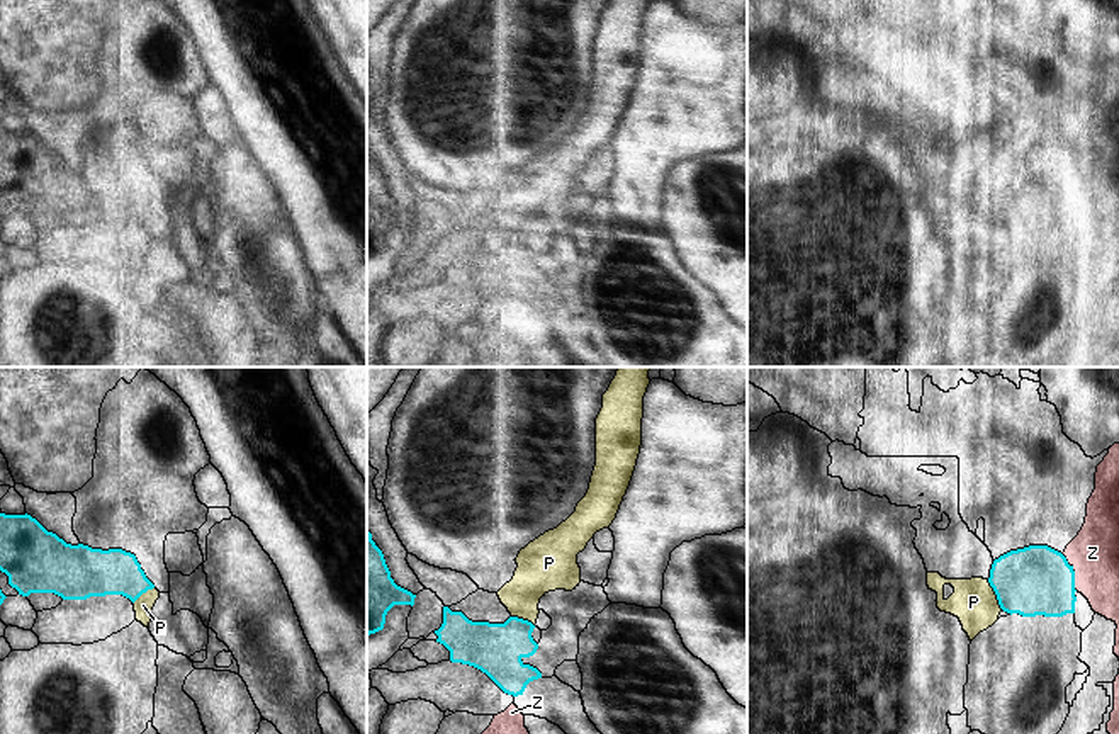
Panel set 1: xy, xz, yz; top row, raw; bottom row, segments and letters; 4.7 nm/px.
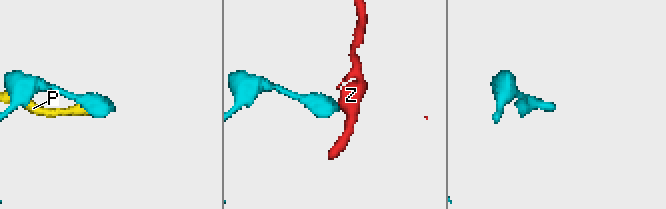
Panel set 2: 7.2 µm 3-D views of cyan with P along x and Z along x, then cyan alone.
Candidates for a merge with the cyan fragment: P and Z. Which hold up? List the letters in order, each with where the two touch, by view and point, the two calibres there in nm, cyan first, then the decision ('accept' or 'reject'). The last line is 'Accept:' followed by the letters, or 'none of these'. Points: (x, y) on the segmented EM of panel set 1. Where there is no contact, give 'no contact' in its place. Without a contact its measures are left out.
P: yz (995, 593) | 320/220 nm | reject
Z: yz (1074, 573) | 320/240 nm | reject
Accept: none of these

